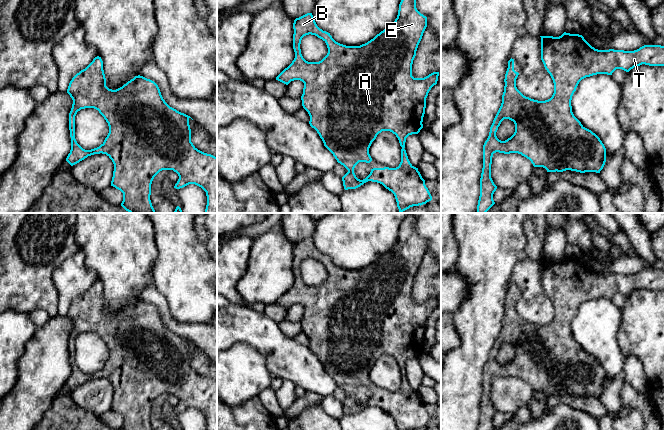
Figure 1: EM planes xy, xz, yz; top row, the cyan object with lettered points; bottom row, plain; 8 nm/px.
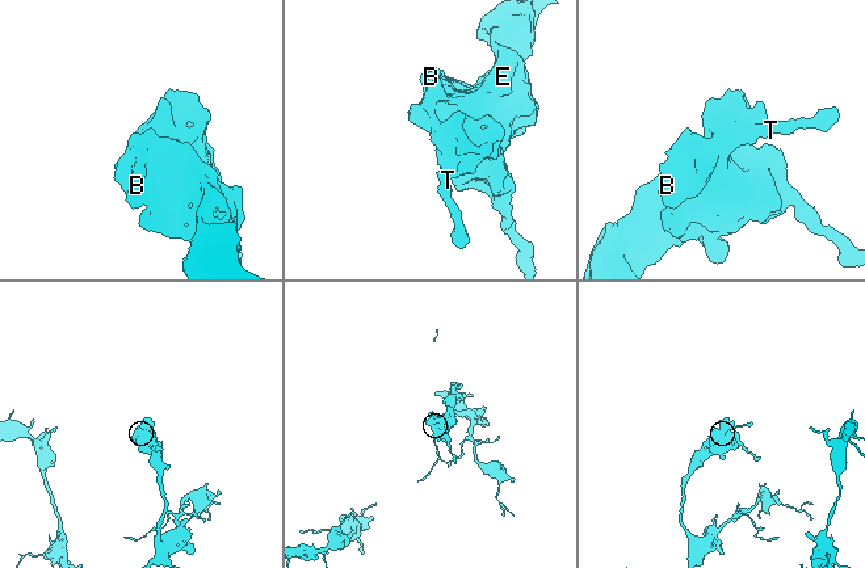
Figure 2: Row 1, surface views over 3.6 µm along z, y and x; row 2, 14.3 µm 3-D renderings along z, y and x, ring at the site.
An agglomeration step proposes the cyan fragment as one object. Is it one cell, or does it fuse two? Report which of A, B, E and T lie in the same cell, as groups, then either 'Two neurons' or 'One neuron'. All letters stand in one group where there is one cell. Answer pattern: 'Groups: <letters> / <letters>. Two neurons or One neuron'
Groups: A B E T. One neuron

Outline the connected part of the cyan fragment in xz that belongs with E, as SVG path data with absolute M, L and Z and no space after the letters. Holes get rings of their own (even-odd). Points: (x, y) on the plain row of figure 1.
M408 213L402 222L395 245L373 263L360 270L346 270L336 266L330 257L323 255L317 250L312 237L307 237L294 244L293 273L295 282L276 301L276 304L286 309L294 304L300 304L304 307L301 320L302 330L310 340L310 350L317 355L324 370L333 378L337 386L348 394L342 401L345 414L356 413L364 407L372 405L382 408L391 415L395 420L397 430L421 430L432 424L432 420L425 409L425 404L422 402L418 392L410 387L404 373L406 362L409 359L418 358L423 352L422 346L426 332L426 322L431 312L437 308L439 300L439 296L433 296L424 302L414 302L412 300L413 284L426 251L427 241L416 232L414 213ZM309 258L322 263L327 269L328 277L319 286L308 286L301 278L301 264ZM382 355L390 355L398 362L402 371L401 386L396 392L373 392L365 403L360 404L356 401L354 392L359 386L370 387L372 385L369 372L377 359Z

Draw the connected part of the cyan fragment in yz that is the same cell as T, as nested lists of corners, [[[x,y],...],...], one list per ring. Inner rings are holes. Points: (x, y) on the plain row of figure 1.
[[[564,256],[559,261],[541,261],[541,284],[554,307],[552,321],[538,325],[524,320],[516,311],[519,299],[514,294],[514,283],[508,285],[505,310],[501,330],[490,351],[487,364],[483,369],[483,392],[480,402],[480,420],[477,430],[493,430],[493,418],[497,413],[491,402],[491,388],[496,376],[518,377],[531,385],[534,391],[543,391],[547,396],[566,394],[580,397],[600,397],[606,386],[606,372],[600,362],[585,352],[572,336],[571,324],[579,306],[597,298],[612,299],[616,293],[629,296],[642,288],[665,290],[665,270],[644,269],[634,275],[598,274],[592,271],[582,259]],[[509,343],[515,348],[514,358],[505,365],[497,362],[496,356],[501,346]]]

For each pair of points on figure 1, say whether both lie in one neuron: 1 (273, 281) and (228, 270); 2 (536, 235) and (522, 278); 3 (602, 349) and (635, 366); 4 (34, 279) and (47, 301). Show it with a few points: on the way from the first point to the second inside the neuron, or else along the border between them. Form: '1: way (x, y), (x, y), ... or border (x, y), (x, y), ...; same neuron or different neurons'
1: border (249, 251), (246, 272), (236, 286), (243, 298); different neurons
2: border (525, 255), (539, 260); different neurons
3: border (625, 358), (622, 370); different neurons
4: way (34, 284), (44, 296); same neuron

